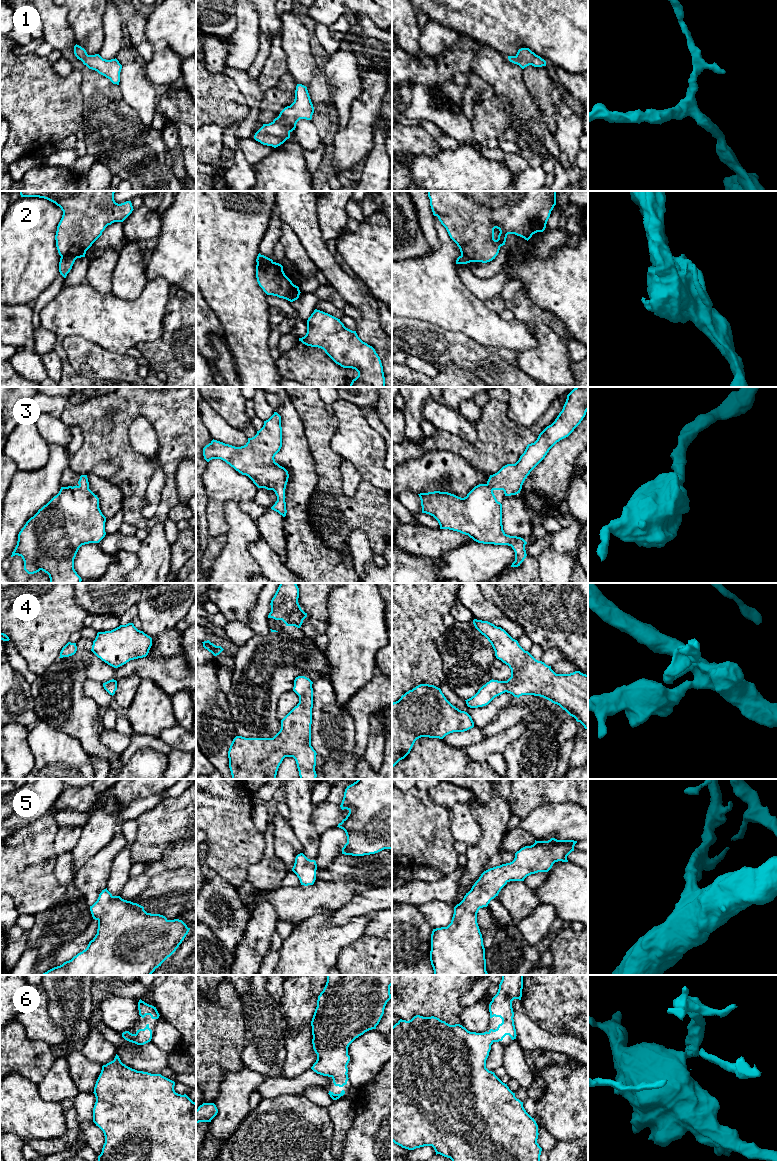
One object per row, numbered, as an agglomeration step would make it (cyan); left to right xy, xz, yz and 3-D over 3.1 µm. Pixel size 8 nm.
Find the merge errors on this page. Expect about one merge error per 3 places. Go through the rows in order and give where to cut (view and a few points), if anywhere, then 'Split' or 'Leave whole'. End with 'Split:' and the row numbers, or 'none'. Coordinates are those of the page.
1: No split. Leave whole
2: Split along xz (273, 262), (257, 264). Split
3: No split. Leave whole
4: No split. Leave whole
5: No split. Leave whole
6: No split. Leave whole
Split: 2

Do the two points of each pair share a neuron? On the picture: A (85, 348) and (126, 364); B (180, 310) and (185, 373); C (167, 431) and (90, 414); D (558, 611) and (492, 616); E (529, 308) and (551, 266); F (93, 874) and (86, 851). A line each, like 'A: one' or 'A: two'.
A: one
B: one
C: one
D: two
E: two
F: two

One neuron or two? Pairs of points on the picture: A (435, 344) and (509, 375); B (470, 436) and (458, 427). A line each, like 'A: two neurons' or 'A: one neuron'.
A: one neuron
B: one neuron

